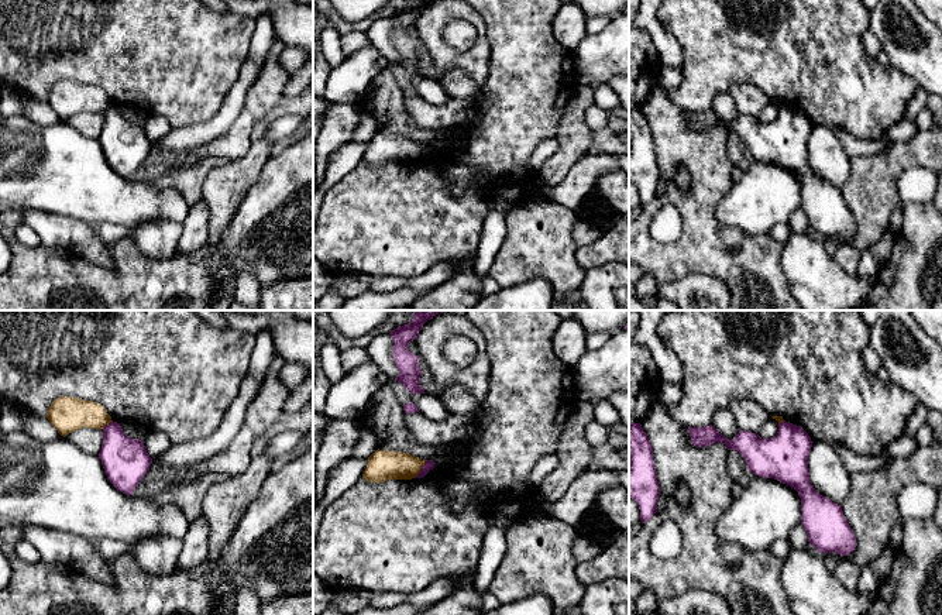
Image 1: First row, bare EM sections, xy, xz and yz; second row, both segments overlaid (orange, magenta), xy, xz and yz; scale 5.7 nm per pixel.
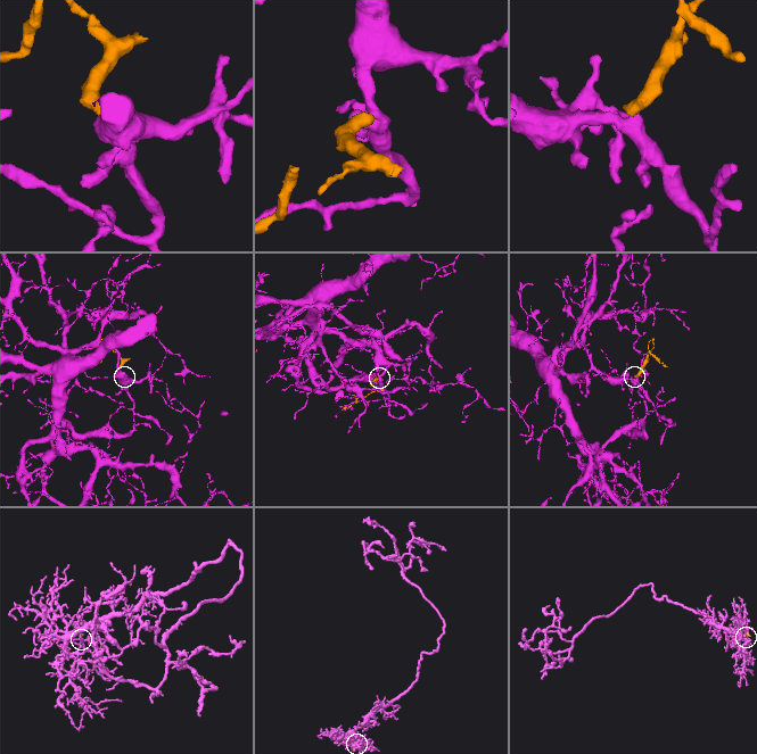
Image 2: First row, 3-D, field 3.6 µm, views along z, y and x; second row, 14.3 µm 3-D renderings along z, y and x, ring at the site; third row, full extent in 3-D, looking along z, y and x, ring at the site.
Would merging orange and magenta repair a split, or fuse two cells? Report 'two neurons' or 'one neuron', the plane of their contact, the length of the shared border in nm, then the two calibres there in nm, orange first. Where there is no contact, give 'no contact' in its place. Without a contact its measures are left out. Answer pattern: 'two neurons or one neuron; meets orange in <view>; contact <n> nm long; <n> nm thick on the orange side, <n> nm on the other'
two neurons; meets orange in xz; contact 120 nm long; 170 nm thick on the orange side, 60 nm on the other

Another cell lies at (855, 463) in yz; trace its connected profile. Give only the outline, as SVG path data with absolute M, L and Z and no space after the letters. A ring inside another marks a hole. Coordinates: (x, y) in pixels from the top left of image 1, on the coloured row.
M833 444L832 447L850 474L852 473L874 473L874 471L884 468L891 461L890 458L881 454L866 457L866 456L856 454L848 450L846 447L842 447L838 444Z

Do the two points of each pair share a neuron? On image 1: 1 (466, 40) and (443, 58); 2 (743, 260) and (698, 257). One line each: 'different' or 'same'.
1: different
2: same

